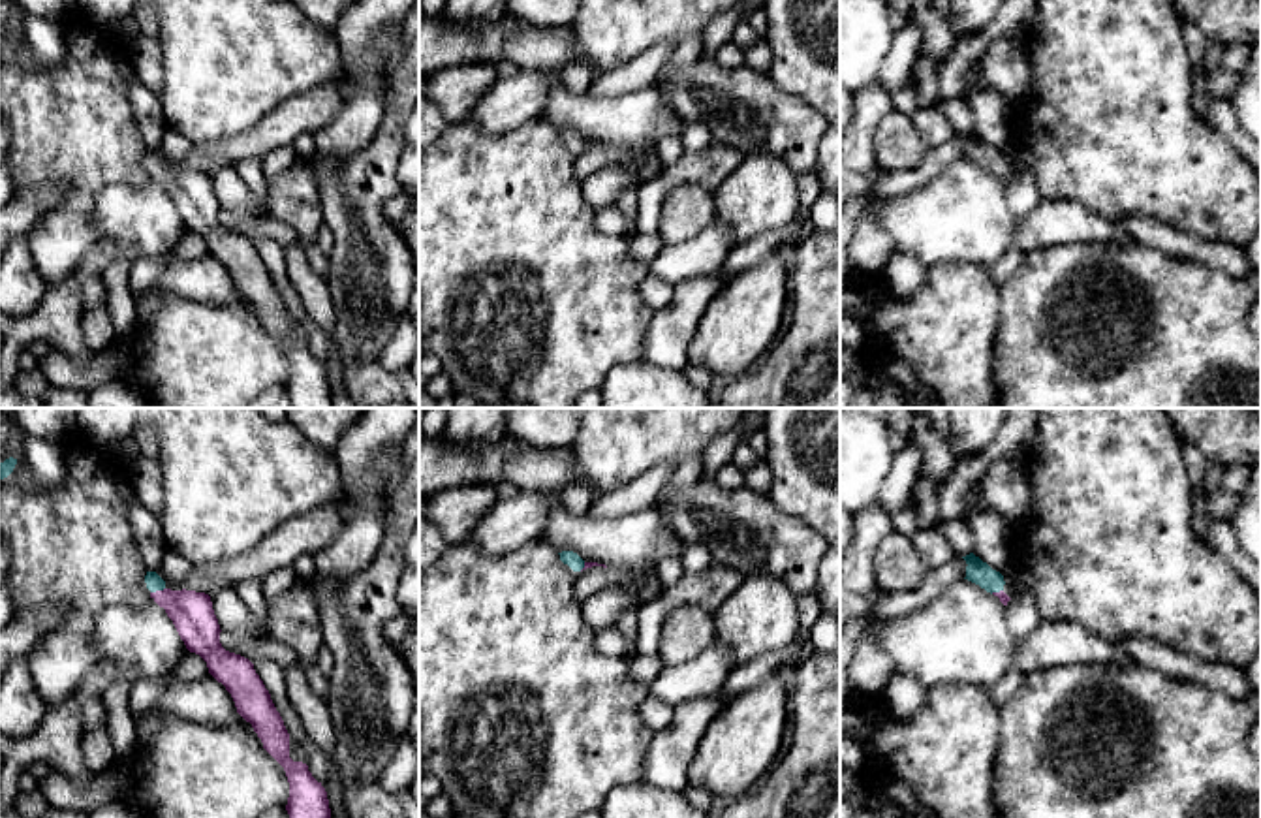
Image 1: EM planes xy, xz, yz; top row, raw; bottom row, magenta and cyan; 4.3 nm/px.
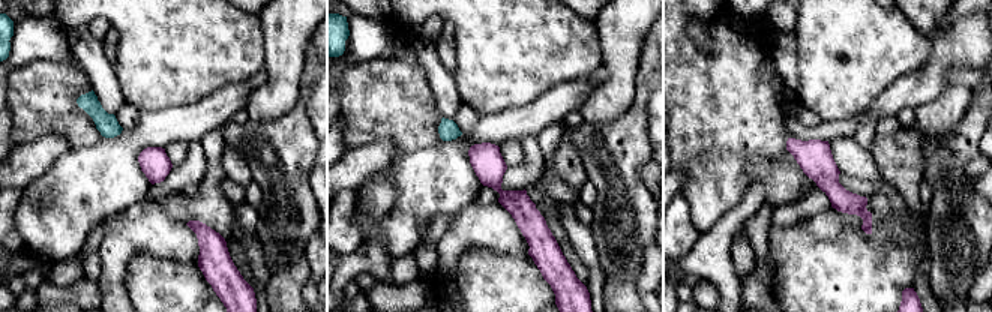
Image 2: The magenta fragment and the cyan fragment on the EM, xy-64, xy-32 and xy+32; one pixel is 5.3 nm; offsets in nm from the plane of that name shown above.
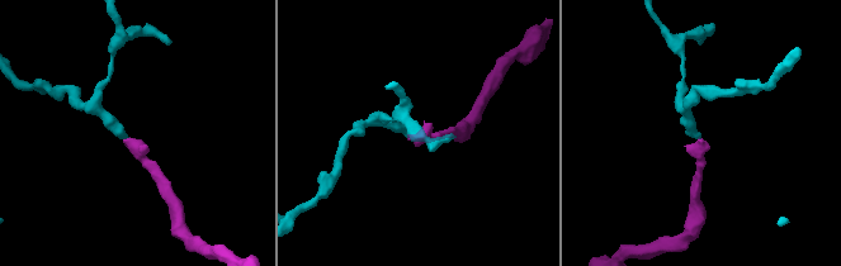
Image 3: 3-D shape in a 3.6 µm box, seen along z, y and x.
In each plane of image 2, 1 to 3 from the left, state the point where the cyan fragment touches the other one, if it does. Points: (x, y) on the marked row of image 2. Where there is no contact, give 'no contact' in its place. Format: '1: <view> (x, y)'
1: no contact
2: no contact
3: no contact

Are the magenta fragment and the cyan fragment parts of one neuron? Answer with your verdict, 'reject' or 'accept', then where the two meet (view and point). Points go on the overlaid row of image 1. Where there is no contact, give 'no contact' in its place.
accept; meets magenta in xy at (156, 591)

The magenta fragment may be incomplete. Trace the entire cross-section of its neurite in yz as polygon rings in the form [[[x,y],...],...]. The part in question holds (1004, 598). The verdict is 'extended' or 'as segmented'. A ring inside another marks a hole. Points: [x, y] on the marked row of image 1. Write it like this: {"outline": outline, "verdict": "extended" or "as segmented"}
{"outline": [[[973,553],[962,557],[966,560],[966,577],[968,581],[979,585],[981,589],[985,589],[987,592],[994,594],[1000,598],[1000,602],[1004,606],[1007,606],[1007,602],[1011,600],[1005,592],[1004,592],[1004,575],[996,570],[992,570],[987,562],[983,562],[979,557],[975,557]]], "verdict": "extended"}

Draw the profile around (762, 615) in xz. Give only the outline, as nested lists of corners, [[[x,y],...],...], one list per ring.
[[[744,575],[740,587],[712,615],[720,641],[731,651],[731,668],[801,643],[797,596],[774,575]]]

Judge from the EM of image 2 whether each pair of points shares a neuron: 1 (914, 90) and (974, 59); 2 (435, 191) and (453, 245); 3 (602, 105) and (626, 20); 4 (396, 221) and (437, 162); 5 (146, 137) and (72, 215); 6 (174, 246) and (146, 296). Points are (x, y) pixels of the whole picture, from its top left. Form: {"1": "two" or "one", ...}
{"1": "one", "2": "two", "3": "one", "4": "one", "5": "one", "6": "two"}

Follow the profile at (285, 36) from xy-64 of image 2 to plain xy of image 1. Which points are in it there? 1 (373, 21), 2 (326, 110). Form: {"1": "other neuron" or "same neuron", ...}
{"1": "same neuron", "2": "other neuron"}

